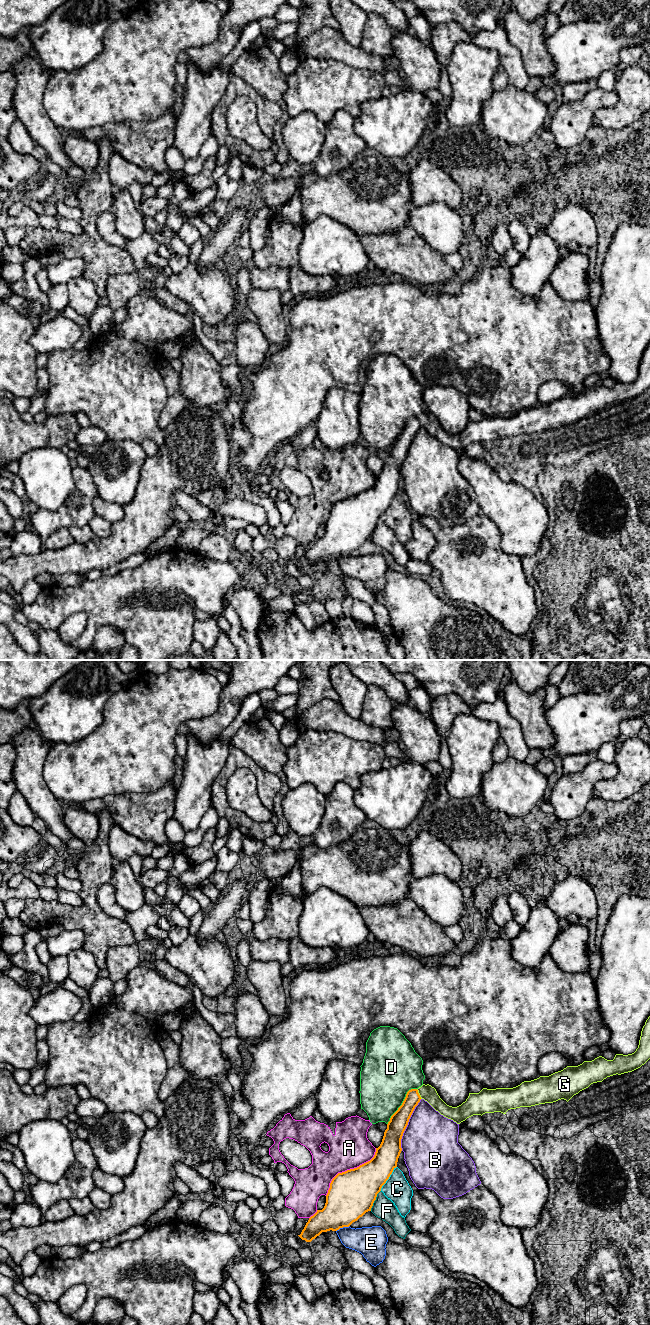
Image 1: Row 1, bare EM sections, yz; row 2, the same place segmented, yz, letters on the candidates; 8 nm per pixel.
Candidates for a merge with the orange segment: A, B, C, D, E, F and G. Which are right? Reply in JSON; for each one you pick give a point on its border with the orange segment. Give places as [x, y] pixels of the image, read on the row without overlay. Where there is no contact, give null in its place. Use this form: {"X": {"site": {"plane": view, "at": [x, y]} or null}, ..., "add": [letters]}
{"G": {"site": {"plane": "yz", "at": [418, 422]}}, "add": ["G"]}

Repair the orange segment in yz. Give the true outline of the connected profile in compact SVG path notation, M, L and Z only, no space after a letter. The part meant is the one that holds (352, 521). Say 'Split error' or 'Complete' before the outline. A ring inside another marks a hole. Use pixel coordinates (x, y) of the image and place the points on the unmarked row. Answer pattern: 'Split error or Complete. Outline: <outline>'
Split error. Outline: M650 344L642 356L636 379L628 383L616 382L613 388L599 384L578 394L567 394L549 404L524 409L513 416L483 416L479 421L469 421L466 429L457 435L447 433L429 412L409 418L402 433L391 444L374 485L357 496L338 501L332 507L324 536L309 546L298 564L311 570L322 560L349 555L371 539L377 522L397 495L403 461L421 427L444 445L460 452L473 443L506 442L510 437L553 431L561 427L568 430L591 412L616 402L632 400L649 387Z

